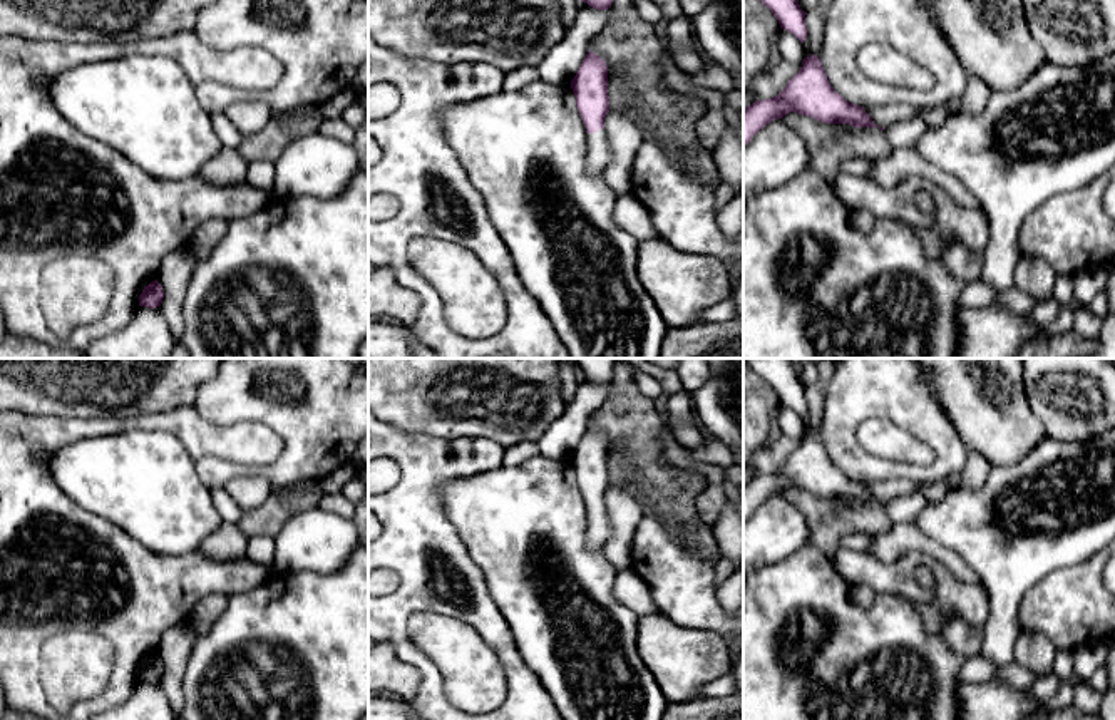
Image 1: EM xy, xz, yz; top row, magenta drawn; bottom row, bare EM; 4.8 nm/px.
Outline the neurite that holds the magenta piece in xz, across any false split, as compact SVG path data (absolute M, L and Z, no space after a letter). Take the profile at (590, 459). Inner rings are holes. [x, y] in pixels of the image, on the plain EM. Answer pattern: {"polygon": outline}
{"polygon": "M588 425L579 445L571 455L571 464L588 507L588 548L598 551L611 536L611 524L604 506L604 494L609 487L606 437Z"}

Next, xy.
{"polygon": "M157 655L144 661L142 668L139 670L139 681L157 683L161 681L164 673L162 661Z"}

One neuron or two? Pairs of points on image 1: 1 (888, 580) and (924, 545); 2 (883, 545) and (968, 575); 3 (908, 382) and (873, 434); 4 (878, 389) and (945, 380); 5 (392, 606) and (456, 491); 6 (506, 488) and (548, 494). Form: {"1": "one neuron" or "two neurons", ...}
{"1": "two neurons", "2": "one neuron", "3": "two neurons", "4": "two neurons", "5": "two neurons", "6": "one neuron"}

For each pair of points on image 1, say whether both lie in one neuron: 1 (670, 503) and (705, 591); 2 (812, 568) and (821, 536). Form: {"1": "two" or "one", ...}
{"1": "two", "2": "two"}

